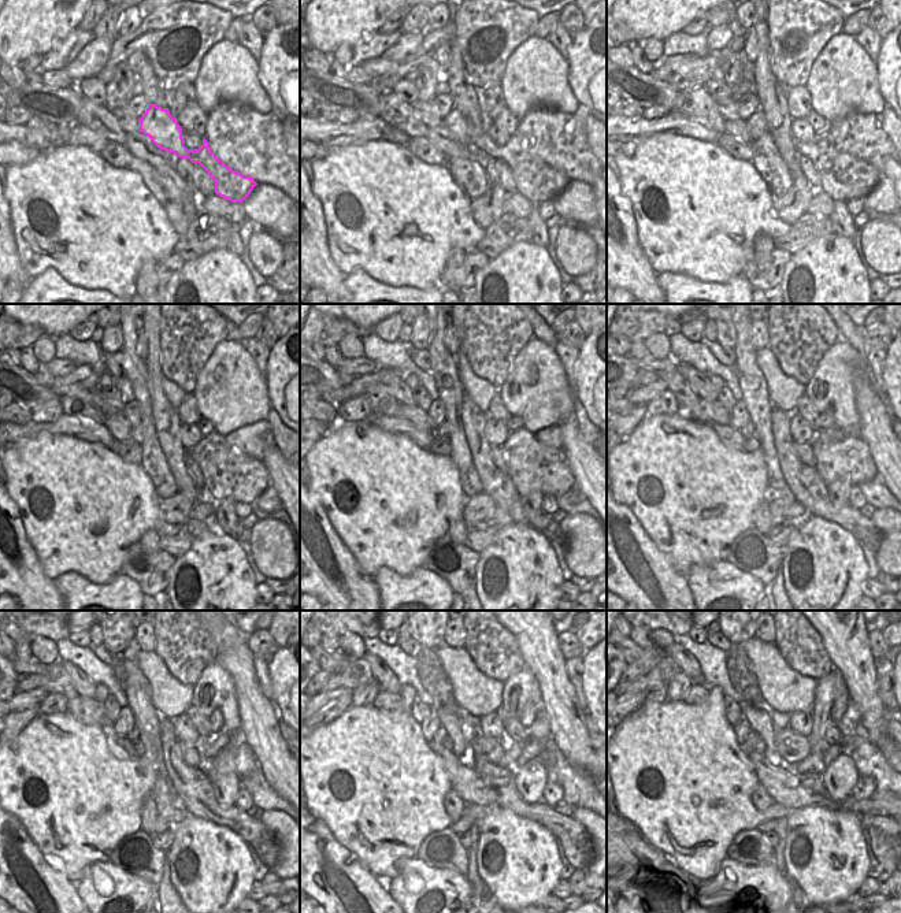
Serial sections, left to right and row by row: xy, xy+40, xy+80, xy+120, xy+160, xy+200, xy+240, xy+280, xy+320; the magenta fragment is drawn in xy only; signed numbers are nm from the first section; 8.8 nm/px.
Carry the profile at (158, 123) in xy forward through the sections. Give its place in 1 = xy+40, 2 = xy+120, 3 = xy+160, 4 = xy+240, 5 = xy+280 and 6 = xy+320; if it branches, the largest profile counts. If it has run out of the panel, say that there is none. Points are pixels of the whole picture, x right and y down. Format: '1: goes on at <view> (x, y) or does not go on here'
1: goes on at xy+40 (536, 179)
2: goes on at xy+120 (229, 474)
3: goes on at xy+160 (533, 467)
4: goes on at xy+240 (237, 757)
5: goes on at xy+280 (436, 743)
6: goes on at xy+320 (749, 742)

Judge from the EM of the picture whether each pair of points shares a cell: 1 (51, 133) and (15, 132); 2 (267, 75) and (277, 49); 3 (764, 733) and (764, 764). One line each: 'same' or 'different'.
1: same
2: same
3: different

